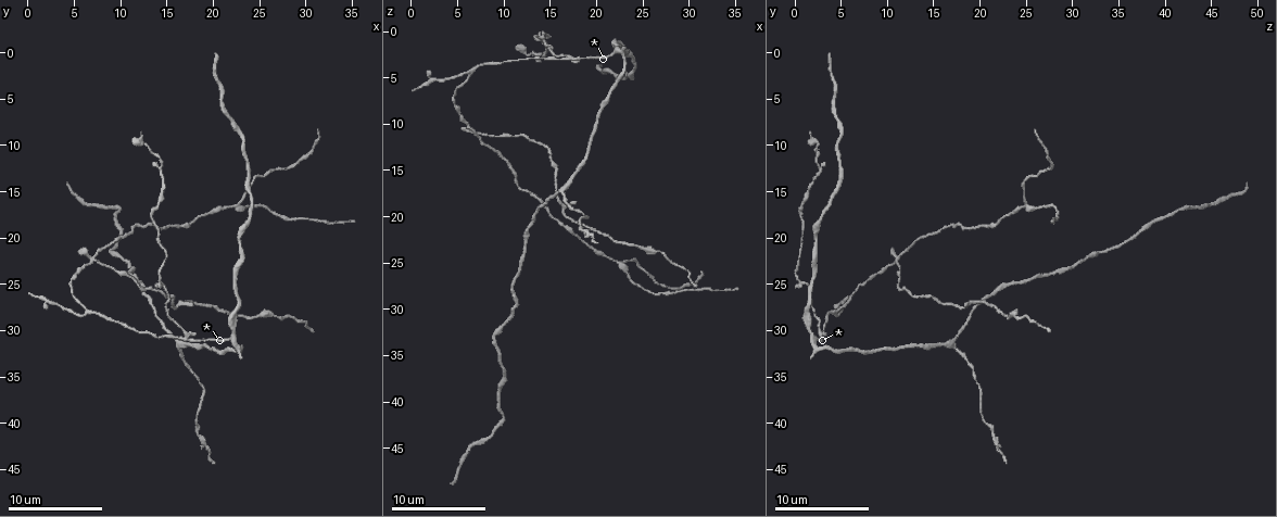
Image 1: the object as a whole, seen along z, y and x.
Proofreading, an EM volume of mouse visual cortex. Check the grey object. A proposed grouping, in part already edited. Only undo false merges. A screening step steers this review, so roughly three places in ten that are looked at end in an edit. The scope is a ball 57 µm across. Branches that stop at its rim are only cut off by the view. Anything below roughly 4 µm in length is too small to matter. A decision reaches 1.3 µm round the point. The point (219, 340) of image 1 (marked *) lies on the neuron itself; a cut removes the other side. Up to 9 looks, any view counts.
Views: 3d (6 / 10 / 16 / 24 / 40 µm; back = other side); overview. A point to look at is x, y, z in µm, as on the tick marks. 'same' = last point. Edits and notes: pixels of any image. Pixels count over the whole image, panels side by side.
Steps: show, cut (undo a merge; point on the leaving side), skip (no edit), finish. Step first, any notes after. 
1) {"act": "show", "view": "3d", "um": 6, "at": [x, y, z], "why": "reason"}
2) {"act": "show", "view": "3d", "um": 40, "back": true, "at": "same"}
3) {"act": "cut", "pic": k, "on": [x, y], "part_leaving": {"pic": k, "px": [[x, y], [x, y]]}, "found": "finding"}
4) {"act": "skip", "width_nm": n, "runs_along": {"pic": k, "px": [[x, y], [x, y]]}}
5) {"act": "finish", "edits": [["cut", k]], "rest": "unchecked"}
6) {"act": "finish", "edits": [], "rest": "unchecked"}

{"act": "show", "view": "3d", "um": 10, "at": [7.4, 22.4, 11.0], "why": "looks like a crossing"}

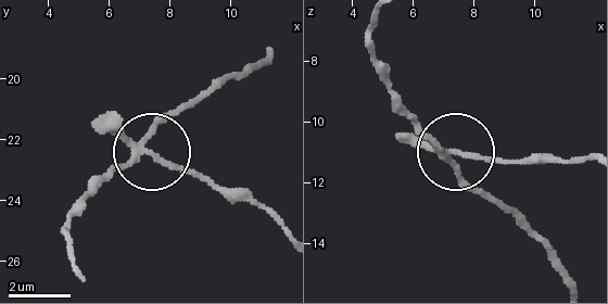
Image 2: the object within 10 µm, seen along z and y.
{"act": "show", "view": "3d", "um": 10, "back": true, "at": [7.3, 22.4, 11.1]}

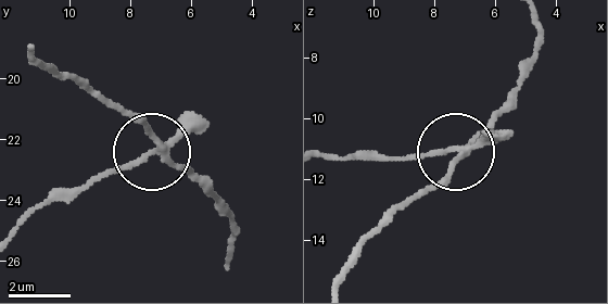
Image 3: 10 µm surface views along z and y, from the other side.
{"act": "cut", "pic": 3, "on": [185, 111], "side_arm_um": 37, "part_leaving": {"pic": 3, "px": [[161, 152], [54, 193], [23, 222]]}, "found": "a second neuron is stuck on"}

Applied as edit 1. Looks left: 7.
{"act": "show", "view": "overview"}

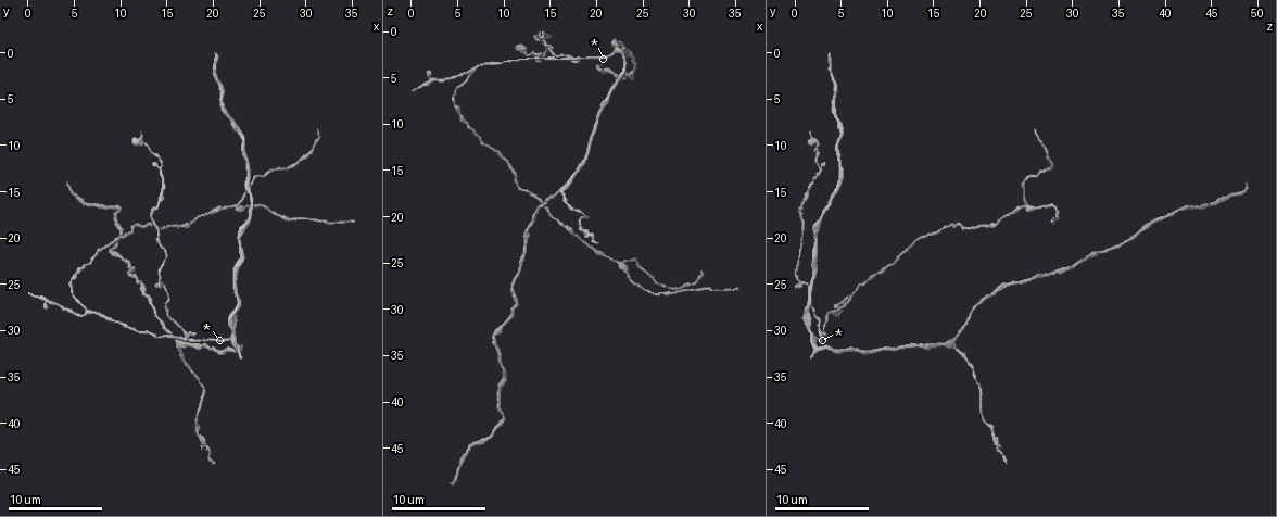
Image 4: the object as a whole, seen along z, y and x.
{"act": "show", "view": "3d", "um": 10, "at": [16.4, 31.6, 17.4], "why": "a fork"}

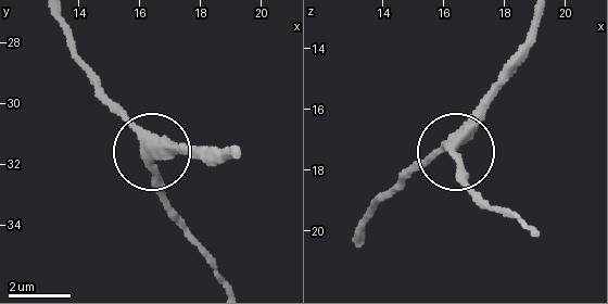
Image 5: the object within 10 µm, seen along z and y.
{"act": "skip", "side_arm_um": 17, "runs_along": {"pic": 5, "px": [[237, 160], [153, 154], [151, 184], [172, 219]]}, "found": "continuous, no second neuron"}

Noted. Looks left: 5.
{"act": "show", "view": "3d", "um": 16, "at": [6.2, 28.0, 4.4], "why": "three-way junction"}

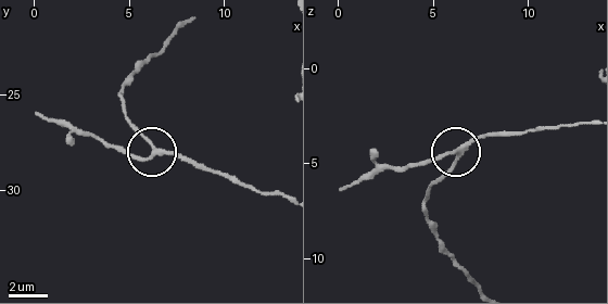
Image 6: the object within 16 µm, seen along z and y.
{"act": "show", "view": "3d", "um": 16, "back": true, "at": [6.3, 28.0, 4.5], "why": "from behind"}

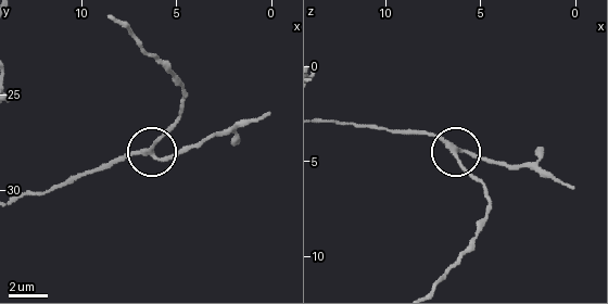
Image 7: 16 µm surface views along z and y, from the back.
{"act": "skip", "arms": 3, "found": "continuous, no second neuron"}

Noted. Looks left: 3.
{"act": "show", "view": "3d", "um": 6, "at": [17.2, 30.4, 2.6], "why": "three-way junction"}

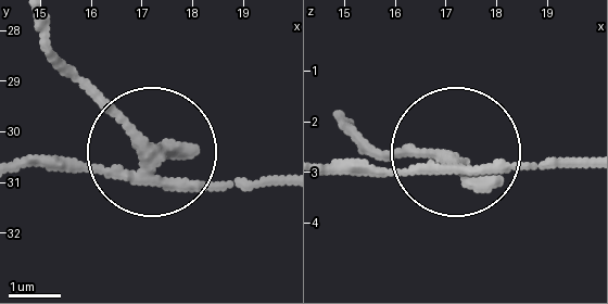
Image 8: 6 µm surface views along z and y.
{"act": "show", "view": "3d", "um": 6, "back": true, "at": [17.10, 30.40, 2.80]}

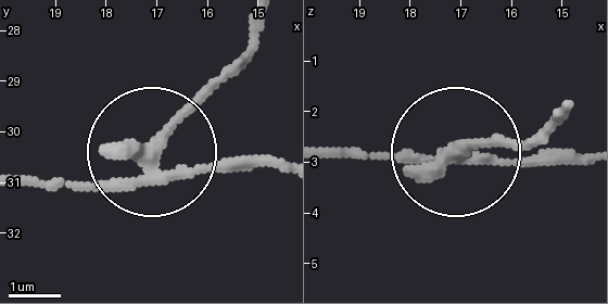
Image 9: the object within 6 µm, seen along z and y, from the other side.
{"act": "cut", "pic": 9, "on": [191, 106], "arms": 3, "part_leaving": {"pic": 9, "px": [[149, 169], [257, 18]]}, "found": "two neurons meet here"}

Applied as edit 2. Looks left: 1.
{"act": "finish", "edits": [["cut", 3], ["cut", 9]], "rest": "unchecked"}

